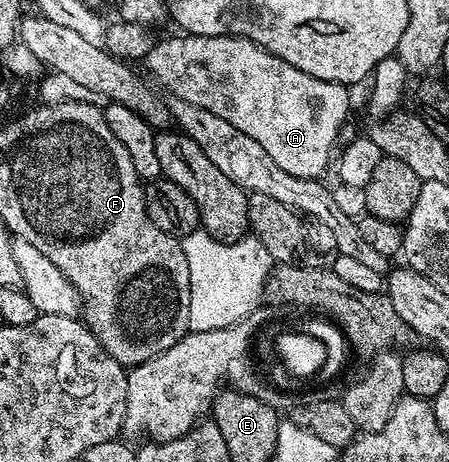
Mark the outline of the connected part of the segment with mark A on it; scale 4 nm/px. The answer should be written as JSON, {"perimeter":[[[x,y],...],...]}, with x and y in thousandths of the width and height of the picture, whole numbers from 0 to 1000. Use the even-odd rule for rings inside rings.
{"perimeter":[[[396,76],[374,87],[347,84],[327,113],[323,141],[345,162],[347,184],[354,180],[359,188],[374,190],[381,208],[430,221],[430,229],[457,229],[465,247],[483,247],[483,255],[497,255],[537,281],[537,290],[563,299],[563,307],[572,307],[572,316],[581,316],[581,325],[590,325],[590,333],[599,333],[599,342],[608,342],[635,377],[653,377],[673,390],[697,390],[722,379],[717,372],[735,346],[739,353],[742,331],[757,310],[755,284],[782,234],[775,184],[697,169],[697,160],[679,160],[661,152],[661,143],[644,143],[644,134],[617,126],[595,104],[541,78]]]}

